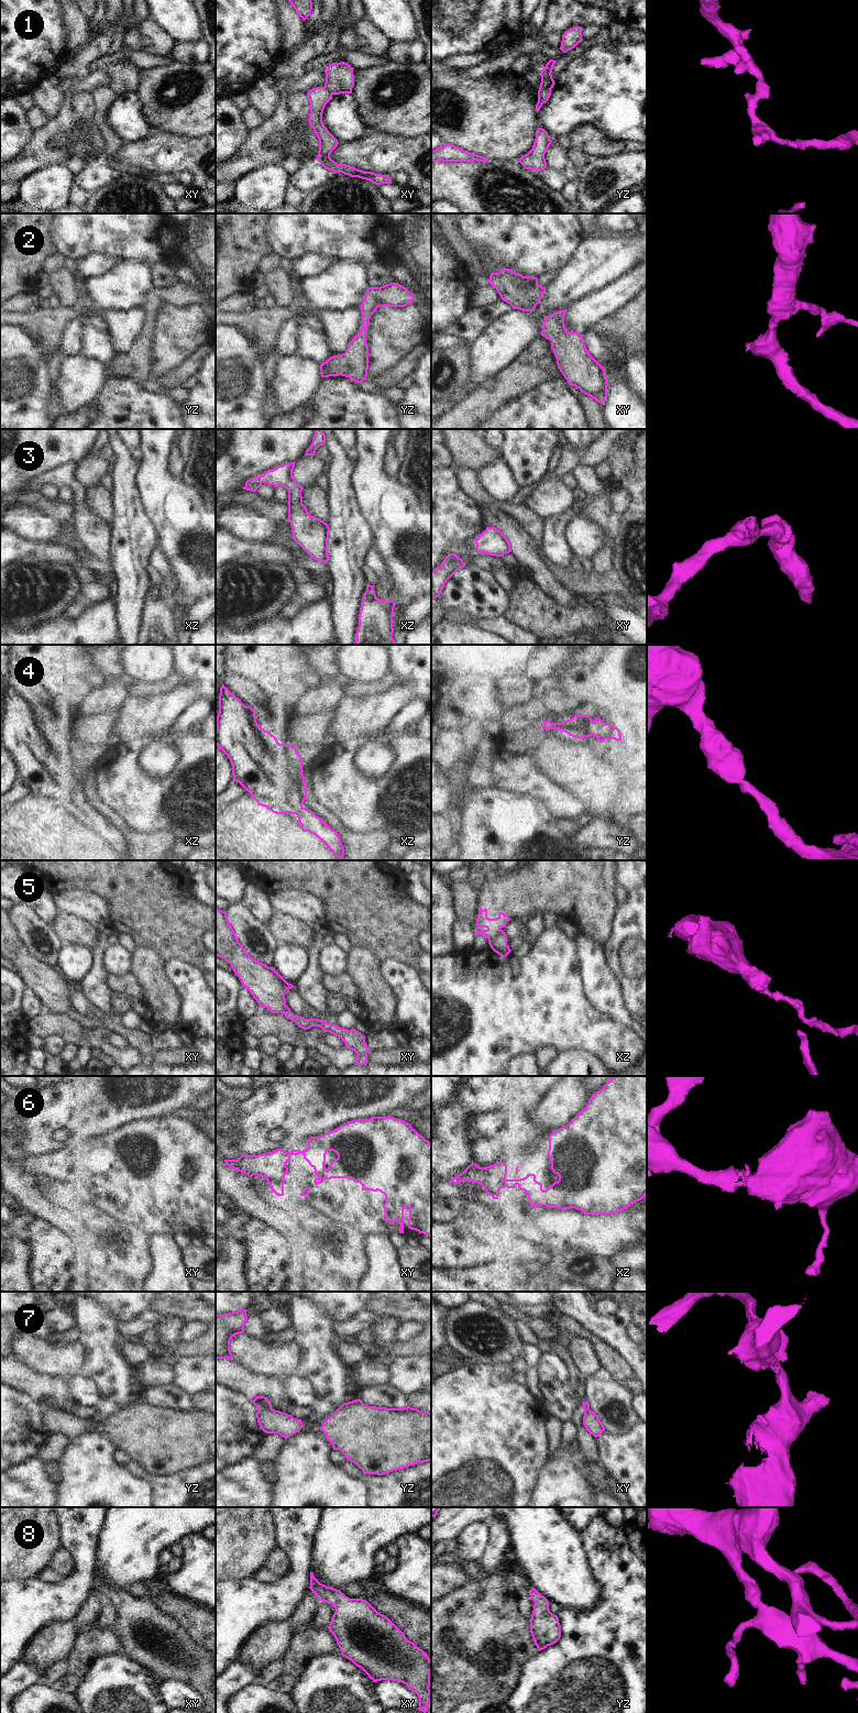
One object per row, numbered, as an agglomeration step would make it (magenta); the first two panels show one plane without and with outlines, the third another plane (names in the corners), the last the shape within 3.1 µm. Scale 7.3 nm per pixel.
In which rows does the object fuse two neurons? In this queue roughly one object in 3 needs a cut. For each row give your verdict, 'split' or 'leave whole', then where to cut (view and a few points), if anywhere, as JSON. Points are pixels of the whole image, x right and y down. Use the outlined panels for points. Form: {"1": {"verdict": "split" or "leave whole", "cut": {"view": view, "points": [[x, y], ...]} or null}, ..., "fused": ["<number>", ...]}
{"1": {"verdict": "split", "cut": {"view": "yz", "points": [[539, 88], [550, 90]]}}, "2": {"verdict": "leave whole", "cut": null}, "3": {"verdict": "leave whole", "cut": null}, "4": {"verdict": "leave whole", "cut": null}, "5": {"verdict": "split", "cut": {"view": "xz", "points": [[502, 930], [488, 940]]}}, "6": {"verdict": "leave whole", "cut": null}, "7": {"verdict": "split", "cut": {"view": "yz", "points": [[257, 1407], [271, 1408]]}}, "8": {"verdict": "leave whole", "cut": null}, "fused": ["1", "5", "7"]}

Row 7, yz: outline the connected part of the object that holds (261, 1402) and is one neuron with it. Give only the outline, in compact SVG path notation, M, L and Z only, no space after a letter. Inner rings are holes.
M262 1395L256 1396L256 1397L252 1401L252 1403L253 1403L257 1408L272 1408L272 1405L271 1405L268 1398L265 1397L265 1396L262 1396Z

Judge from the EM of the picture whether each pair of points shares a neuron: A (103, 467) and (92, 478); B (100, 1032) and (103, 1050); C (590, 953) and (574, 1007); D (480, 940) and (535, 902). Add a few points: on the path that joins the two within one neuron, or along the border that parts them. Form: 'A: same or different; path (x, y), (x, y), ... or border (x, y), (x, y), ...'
A: same; path (101, 469), (95, 475)
B: same; path (100, 1036), (101, 1045)
C: different; border (579, 957), (584, 979), (584, 991), (590, 999)
D: different; border (475, 933), (480, 933), (488, 939)

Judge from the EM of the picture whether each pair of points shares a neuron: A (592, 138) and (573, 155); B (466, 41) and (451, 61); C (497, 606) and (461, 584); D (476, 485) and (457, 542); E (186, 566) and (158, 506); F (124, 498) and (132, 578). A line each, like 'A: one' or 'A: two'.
A: two
B: two
C: one
D: two
E: one
F: one

